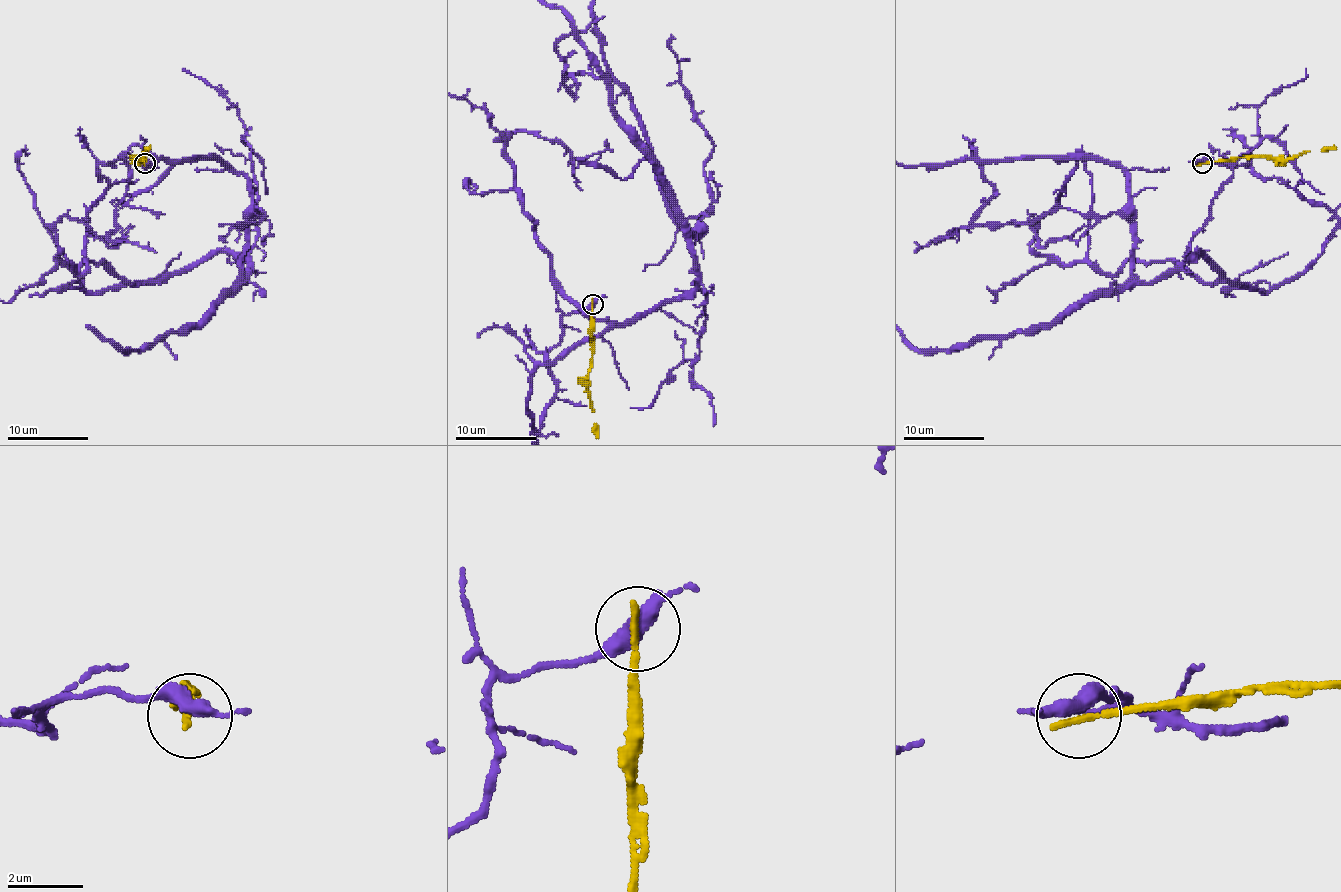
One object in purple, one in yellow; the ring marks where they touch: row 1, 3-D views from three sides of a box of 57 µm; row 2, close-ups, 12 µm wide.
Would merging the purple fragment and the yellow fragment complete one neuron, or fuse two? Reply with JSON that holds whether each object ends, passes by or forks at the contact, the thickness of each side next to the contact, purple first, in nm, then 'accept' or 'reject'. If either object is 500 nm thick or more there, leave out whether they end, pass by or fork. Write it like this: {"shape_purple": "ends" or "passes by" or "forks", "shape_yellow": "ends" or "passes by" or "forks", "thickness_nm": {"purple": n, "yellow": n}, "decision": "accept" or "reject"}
{"shape_purple": "passes by", "shape_yellow": "ends", "thickness_nm": {"purple": 440, "yellow": 240}, "decision": "reject"}

